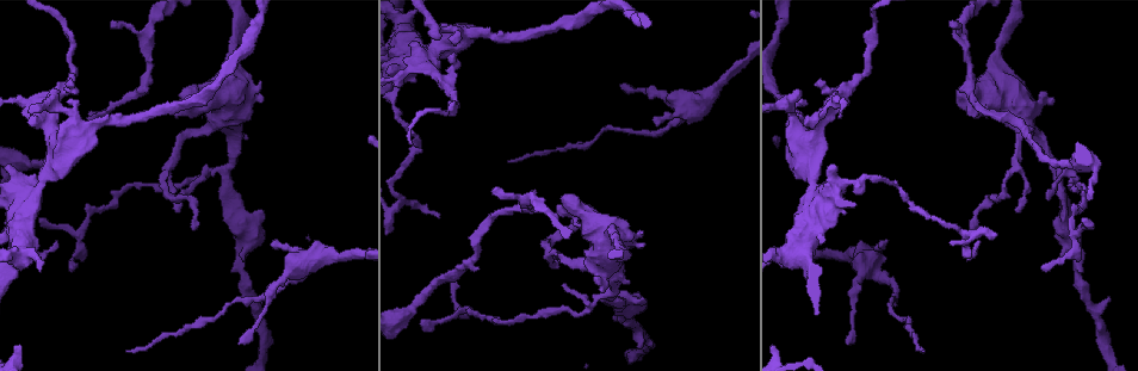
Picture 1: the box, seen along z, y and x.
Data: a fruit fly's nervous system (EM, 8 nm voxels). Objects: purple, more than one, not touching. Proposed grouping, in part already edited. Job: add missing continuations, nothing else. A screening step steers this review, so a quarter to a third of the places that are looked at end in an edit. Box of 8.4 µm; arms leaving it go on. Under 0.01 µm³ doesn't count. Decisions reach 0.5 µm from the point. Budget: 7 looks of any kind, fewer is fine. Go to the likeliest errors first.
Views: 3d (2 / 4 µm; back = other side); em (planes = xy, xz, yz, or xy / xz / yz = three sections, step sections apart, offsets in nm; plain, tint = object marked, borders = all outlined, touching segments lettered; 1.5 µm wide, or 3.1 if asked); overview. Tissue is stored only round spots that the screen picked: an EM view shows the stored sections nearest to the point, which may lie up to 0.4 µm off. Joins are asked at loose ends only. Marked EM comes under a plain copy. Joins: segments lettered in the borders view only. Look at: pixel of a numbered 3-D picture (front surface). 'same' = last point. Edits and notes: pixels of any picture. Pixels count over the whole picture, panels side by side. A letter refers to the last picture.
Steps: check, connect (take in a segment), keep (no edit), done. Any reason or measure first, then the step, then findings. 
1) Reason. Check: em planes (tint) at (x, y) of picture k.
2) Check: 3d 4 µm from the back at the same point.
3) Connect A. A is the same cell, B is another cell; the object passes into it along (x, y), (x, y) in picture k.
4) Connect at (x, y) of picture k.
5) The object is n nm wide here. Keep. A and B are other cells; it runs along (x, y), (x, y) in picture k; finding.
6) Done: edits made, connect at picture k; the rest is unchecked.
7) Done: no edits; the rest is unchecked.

Thick end. Check: 3d 4 µm at (1055, 102) of picture 1.

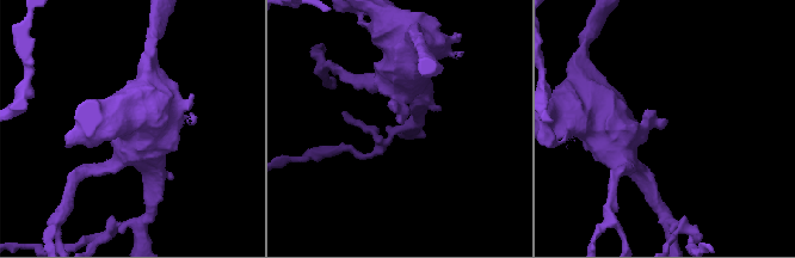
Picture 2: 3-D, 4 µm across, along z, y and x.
Check: em yz step 4 (borders) at (401, 123) of picture 2.

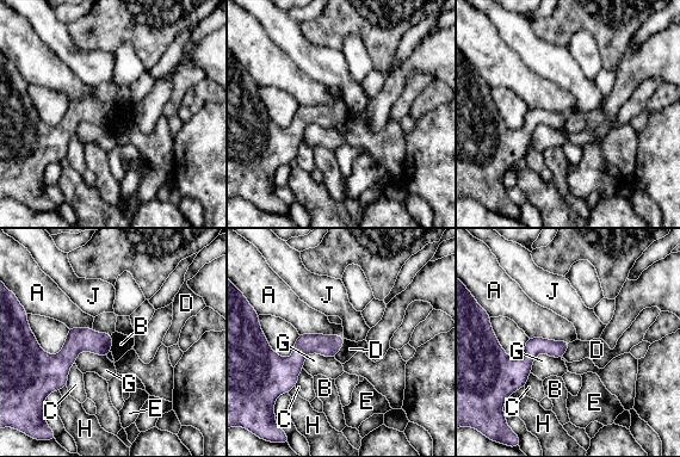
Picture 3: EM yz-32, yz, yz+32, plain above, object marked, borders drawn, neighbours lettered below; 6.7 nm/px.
Check: em planes (borders) at the same point.

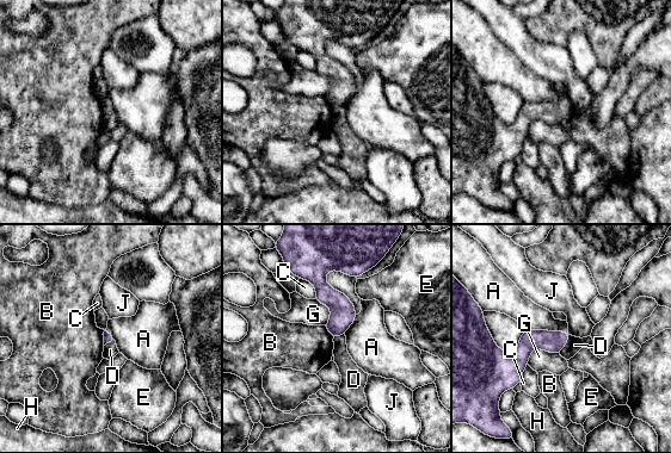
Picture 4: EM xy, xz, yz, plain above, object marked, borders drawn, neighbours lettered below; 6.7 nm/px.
Keep. A, B, C, D, E, G, H and J are other cells; a border runs along (570, 335), (559, 353) in picture 4; none of them fits.

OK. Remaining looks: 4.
Free end. Check: em planes (borders) at (804, 103) of picture 1.

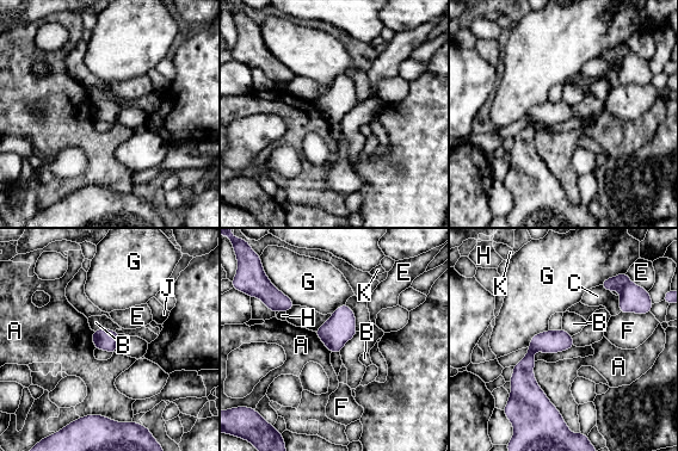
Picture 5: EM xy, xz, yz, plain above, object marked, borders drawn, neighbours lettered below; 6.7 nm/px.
Keep. A, B, C, E, F, G, H, J and K are other cells; it runs along (561, 332), (527, 364), (550, 413) in picture 5; no lettered segment goes on from it.

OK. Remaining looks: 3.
Thin end. Check: em yz step 8 (borders) at (886, 239) of picture 1.

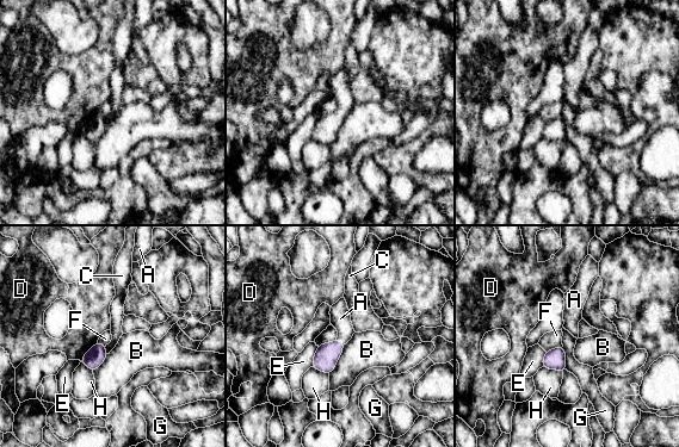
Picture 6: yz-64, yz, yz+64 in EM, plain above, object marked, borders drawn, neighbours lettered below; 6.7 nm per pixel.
The longest contact is with B, 240 nm. Connect A. A is the same cell, B, C, D, E, F, G and H are other cells; the object passes into it along (325, 360), (340, 341), (340, 318) in picture 6; it goes on there.

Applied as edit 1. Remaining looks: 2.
Done: edits made, connect at picture 6; the rest is unchecked.

